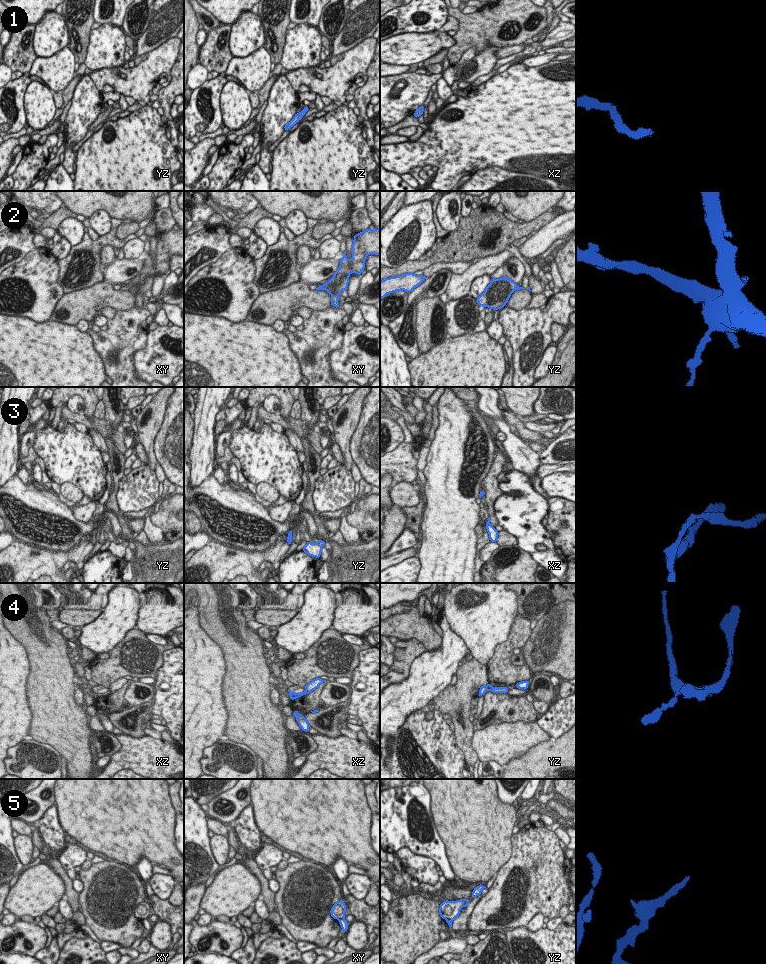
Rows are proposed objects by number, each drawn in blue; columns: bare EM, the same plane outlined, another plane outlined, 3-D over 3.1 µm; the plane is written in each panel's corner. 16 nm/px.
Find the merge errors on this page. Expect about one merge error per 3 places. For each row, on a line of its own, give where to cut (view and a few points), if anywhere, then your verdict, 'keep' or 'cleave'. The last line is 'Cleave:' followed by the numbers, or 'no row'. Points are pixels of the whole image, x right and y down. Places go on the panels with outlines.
1: no cut; keep
2: no cut; keep
3: no cut; keep
4: cut in xz along (305, 690), (306, 693); cleave
5: cut in xy along (344, 918), (338, 919); cleave
Cleave: 4, 5

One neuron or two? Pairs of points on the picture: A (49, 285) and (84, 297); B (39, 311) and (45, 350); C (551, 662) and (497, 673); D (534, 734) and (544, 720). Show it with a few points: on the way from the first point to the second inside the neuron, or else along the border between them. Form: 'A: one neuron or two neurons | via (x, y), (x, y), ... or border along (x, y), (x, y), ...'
A: two neurons | border along (65, 294), (52, 314)
B: two neurons | border along (19, 315), (30, 317), (40, 322), (50, 319)
C: two neurons | border along (524, 664), (531, 676)
D: two neurons | border along (535, 720), (552, 736)

